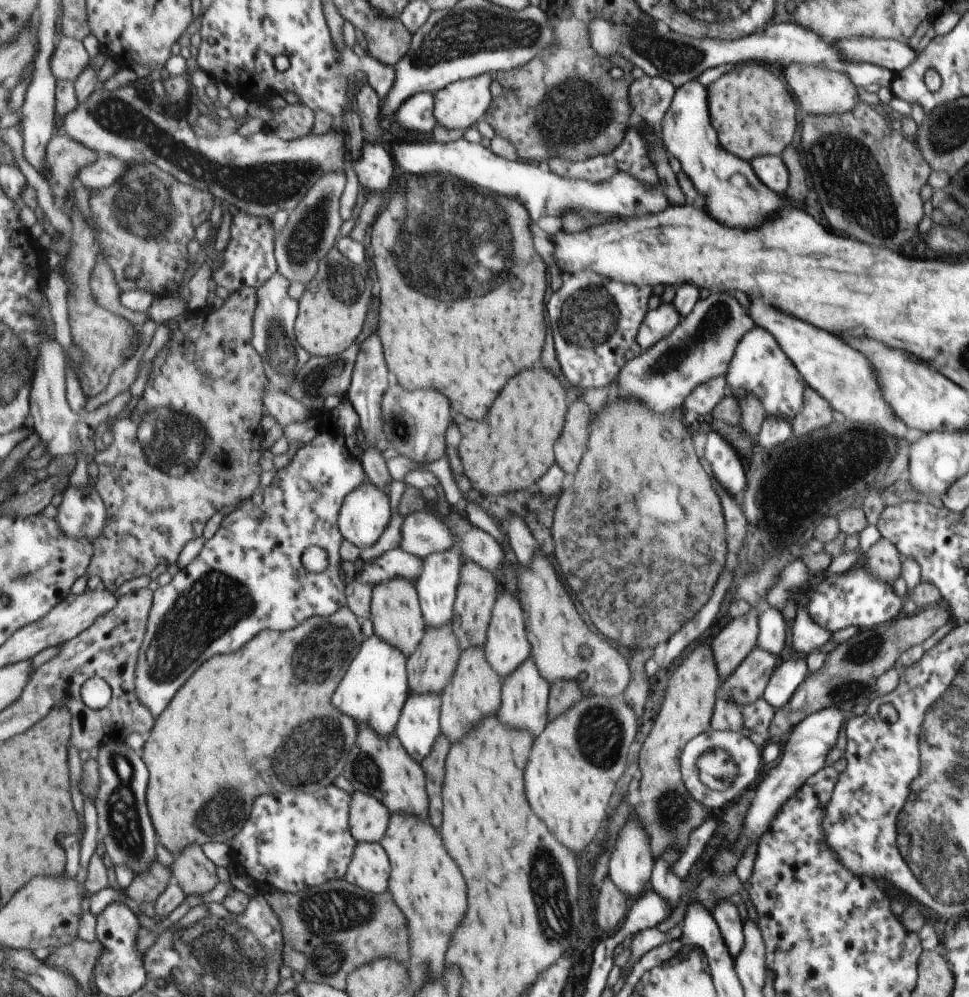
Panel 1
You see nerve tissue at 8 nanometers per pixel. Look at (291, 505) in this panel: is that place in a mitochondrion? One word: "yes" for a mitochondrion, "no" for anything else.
no

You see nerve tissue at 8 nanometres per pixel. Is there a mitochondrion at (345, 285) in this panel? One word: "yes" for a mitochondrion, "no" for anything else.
yes

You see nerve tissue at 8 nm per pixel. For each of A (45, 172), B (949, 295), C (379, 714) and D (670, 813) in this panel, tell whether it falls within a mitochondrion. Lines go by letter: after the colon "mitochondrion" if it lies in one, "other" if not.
A: other
B: other
C: other
D: mitochondrion

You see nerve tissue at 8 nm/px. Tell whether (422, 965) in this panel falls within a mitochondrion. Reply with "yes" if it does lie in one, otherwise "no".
yes

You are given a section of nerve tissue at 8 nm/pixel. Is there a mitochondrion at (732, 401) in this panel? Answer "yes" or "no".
no

